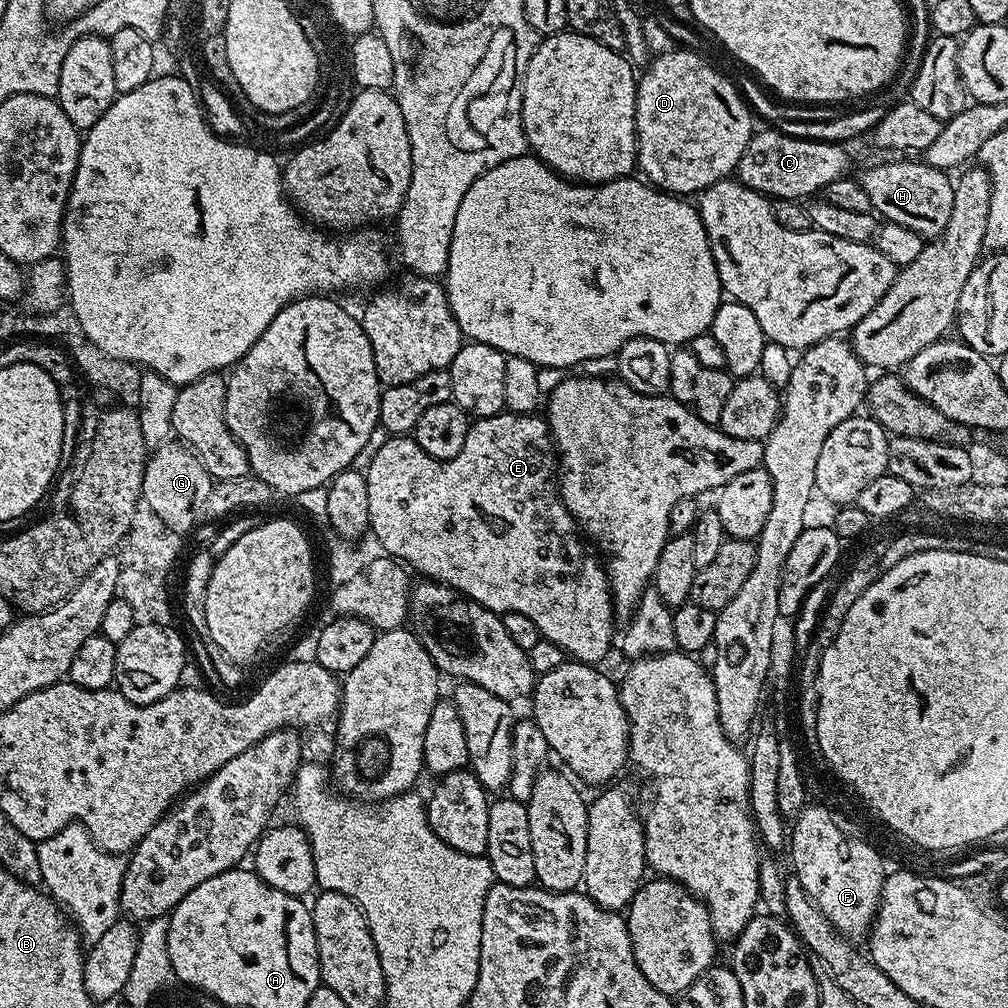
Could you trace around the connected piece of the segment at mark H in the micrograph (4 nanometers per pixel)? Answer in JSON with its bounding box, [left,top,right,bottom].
[858,158,954,238]

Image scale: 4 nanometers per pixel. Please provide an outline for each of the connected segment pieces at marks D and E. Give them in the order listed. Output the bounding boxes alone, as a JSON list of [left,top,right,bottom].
[[636,46,754,194],[364,410,614,665]]

